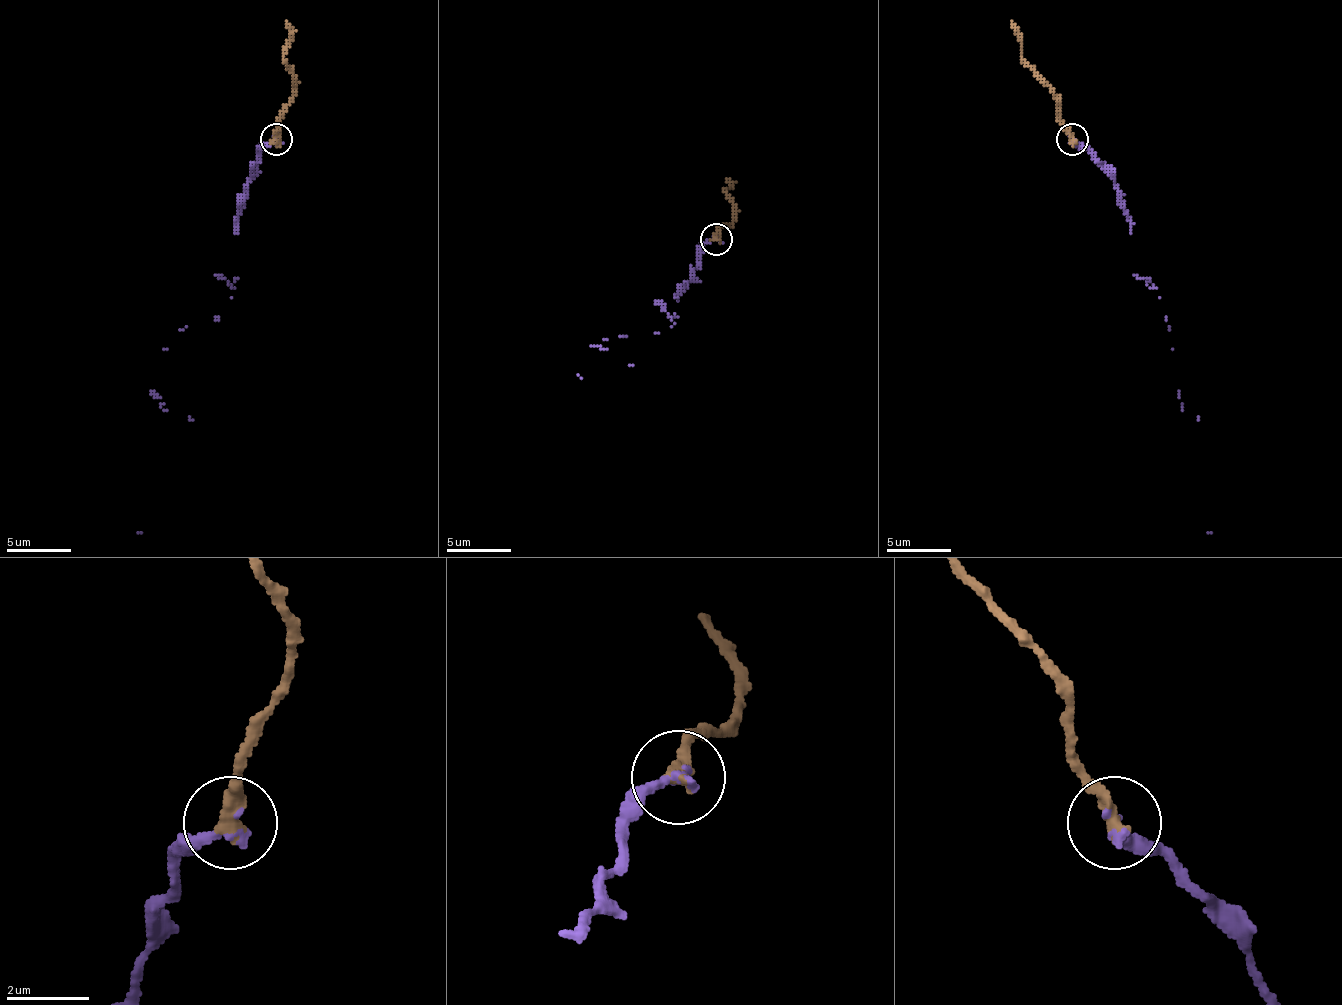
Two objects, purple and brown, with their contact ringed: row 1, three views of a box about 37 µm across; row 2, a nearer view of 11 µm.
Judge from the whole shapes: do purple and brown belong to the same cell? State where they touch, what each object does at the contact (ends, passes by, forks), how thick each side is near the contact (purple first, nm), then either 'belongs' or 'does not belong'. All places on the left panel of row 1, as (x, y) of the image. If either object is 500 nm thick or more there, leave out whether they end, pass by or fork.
place (276, 139); purple ends; brown ends; calibres 240 and 440 nm; belongs

